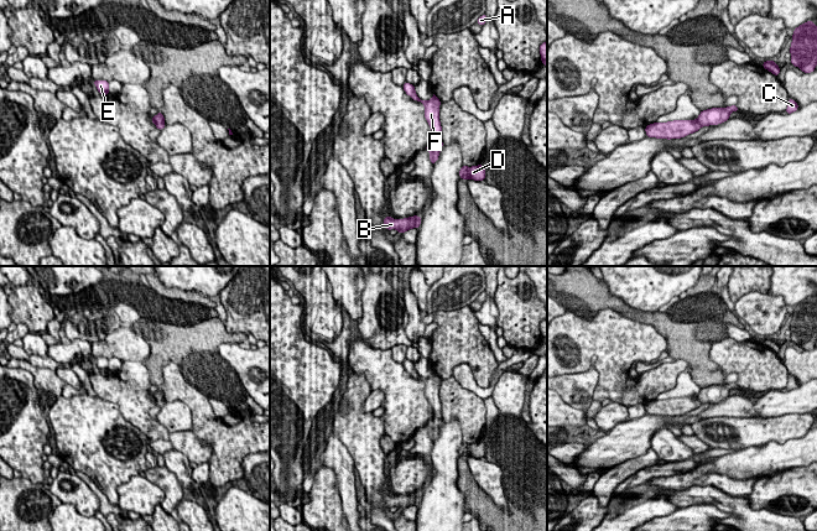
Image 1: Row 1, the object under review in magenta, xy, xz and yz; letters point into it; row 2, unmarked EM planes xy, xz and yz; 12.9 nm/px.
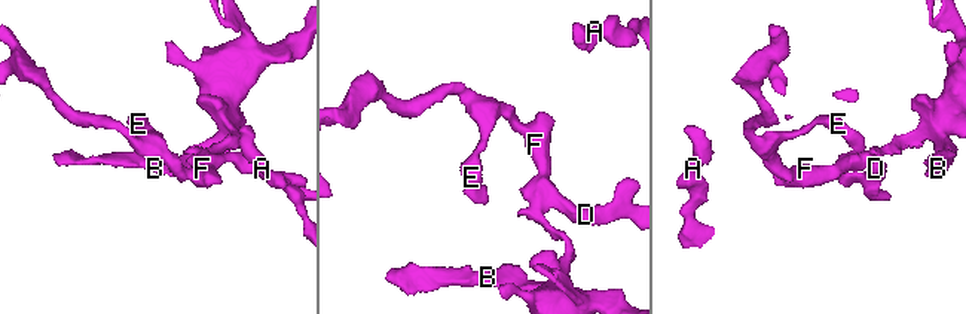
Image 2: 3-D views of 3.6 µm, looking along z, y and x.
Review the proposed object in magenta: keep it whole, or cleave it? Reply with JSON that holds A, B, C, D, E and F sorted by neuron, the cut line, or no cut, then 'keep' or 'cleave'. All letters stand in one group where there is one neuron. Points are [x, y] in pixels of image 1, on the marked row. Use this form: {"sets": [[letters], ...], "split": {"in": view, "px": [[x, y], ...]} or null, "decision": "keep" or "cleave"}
{"sets": [["A", "E", "F"], ["B", "C", "D"]], "split": {"in": "xz", "px": [[433, 139], [441, 142]]}, "decision": "cleave"}

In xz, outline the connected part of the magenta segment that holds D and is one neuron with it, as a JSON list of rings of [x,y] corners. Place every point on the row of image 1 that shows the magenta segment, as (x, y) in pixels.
[[[463,165],[459,171],[459,177],[462,179],[470,178],[474,181],[484,181],[485,179],[485,166],[478,165],[473,167],[467,167]]]

